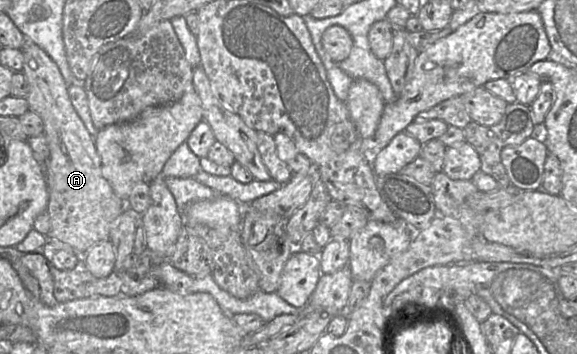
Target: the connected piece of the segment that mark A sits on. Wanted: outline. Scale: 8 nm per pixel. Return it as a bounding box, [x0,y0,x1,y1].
[22,41,126,256]

